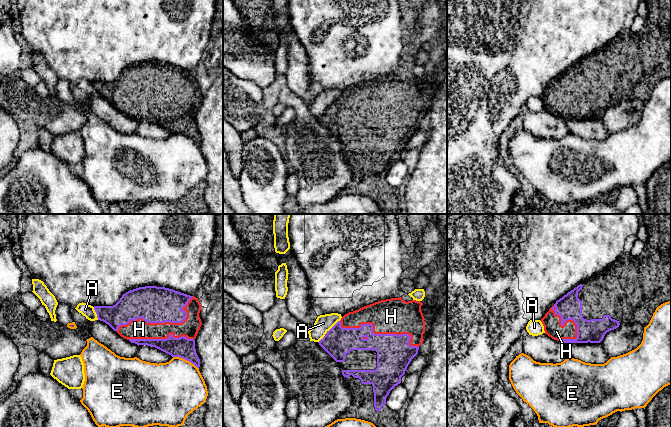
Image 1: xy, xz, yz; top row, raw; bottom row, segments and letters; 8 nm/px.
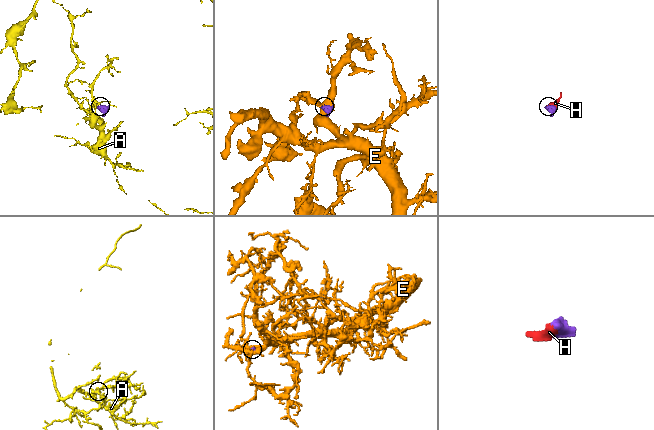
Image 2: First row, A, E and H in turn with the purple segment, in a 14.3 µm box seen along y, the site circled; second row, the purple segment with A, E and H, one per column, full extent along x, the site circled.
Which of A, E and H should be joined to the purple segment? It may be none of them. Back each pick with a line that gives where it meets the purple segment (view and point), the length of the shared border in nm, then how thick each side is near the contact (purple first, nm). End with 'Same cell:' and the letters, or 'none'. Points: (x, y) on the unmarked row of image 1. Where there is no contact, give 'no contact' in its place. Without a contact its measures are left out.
H: xz (378, 110) | 650 nm | 280/280 nm
Same cell: H

